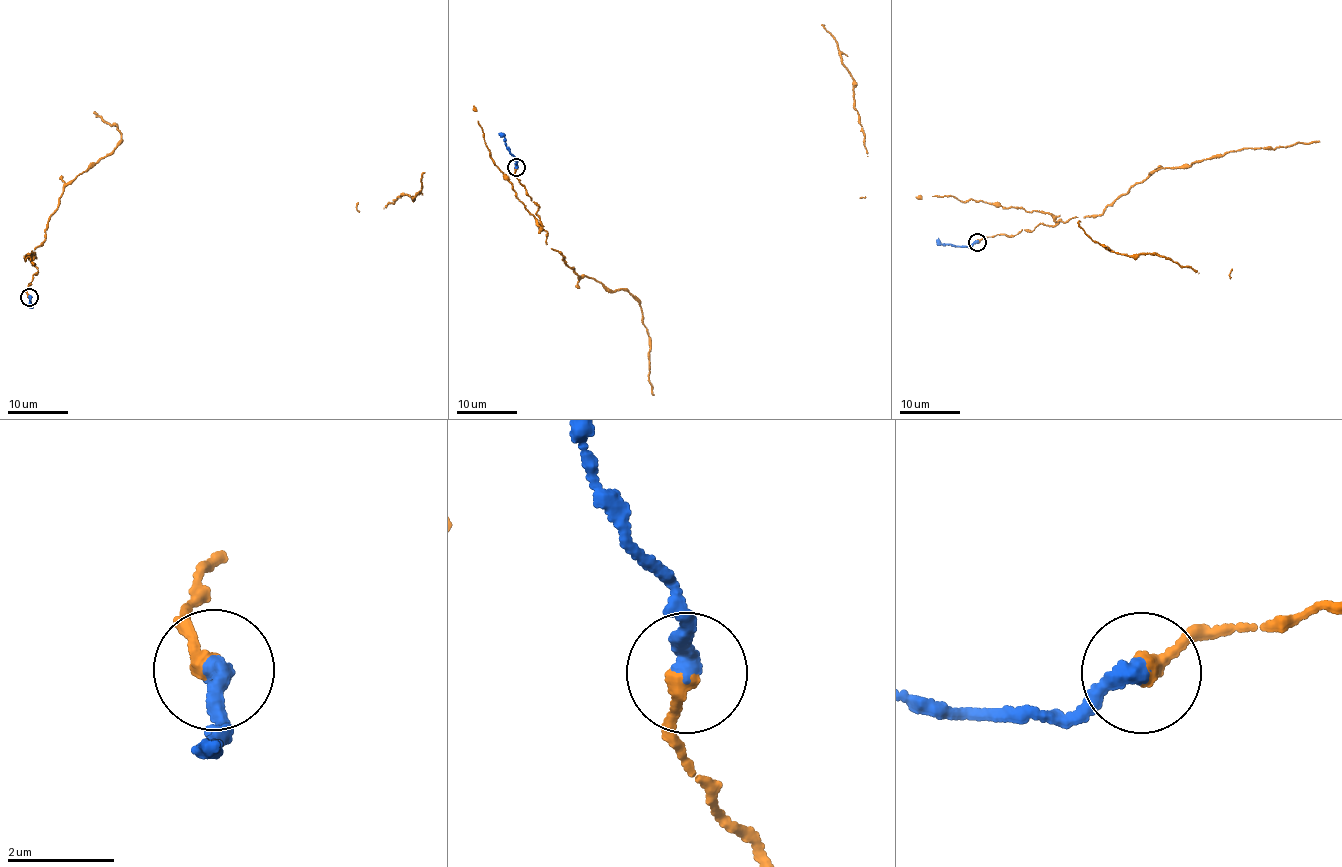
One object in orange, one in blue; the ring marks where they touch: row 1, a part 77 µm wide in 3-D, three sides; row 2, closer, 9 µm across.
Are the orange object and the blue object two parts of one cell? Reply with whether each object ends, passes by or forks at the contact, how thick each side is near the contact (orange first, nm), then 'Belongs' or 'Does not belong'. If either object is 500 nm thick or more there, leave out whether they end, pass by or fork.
At the ring orange ends. At the ring blue ends. Thickness 280 nm (orange) against 380 nm. Belongs

